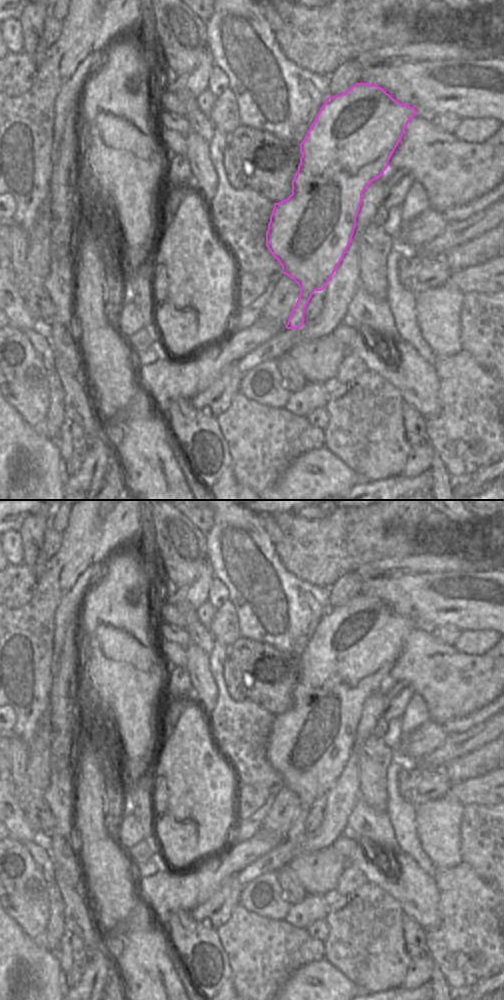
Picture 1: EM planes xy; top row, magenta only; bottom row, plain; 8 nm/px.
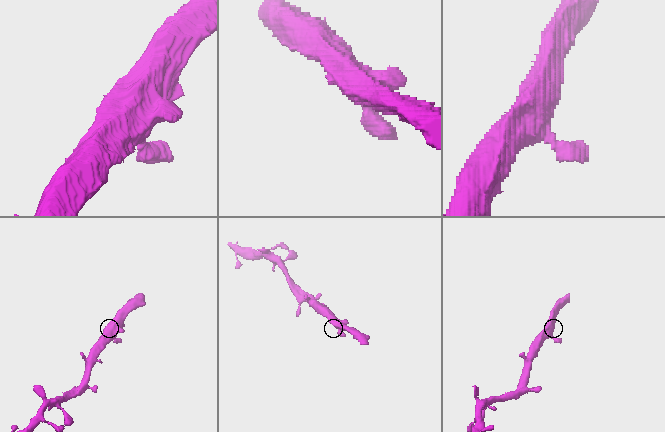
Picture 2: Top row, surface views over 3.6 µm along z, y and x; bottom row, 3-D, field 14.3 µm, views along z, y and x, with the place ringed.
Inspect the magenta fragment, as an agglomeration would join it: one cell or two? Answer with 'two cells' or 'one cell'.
one cell

